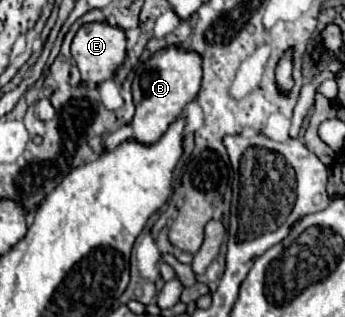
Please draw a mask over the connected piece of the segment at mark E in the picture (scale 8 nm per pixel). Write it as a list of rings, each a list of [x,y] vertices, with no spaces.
[[[87,23],[77,31],[71,55],[85,83],[107,81],[125,61],[125,33],[107,23]]]

